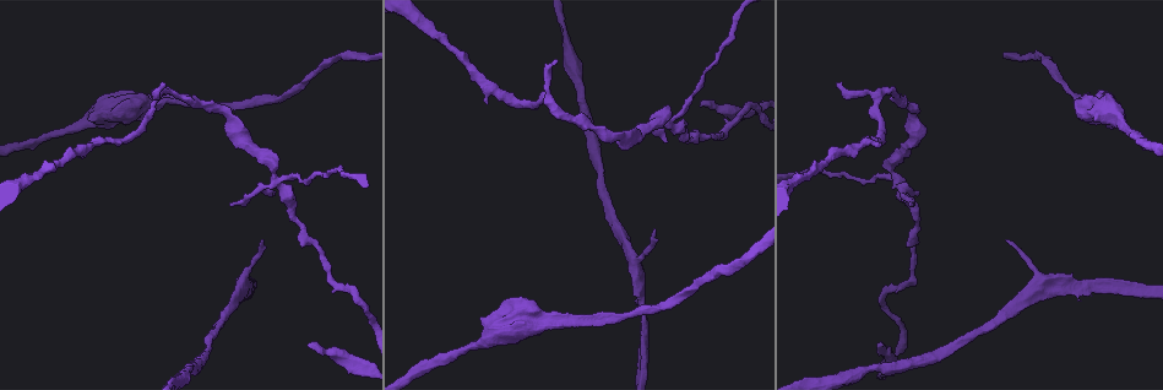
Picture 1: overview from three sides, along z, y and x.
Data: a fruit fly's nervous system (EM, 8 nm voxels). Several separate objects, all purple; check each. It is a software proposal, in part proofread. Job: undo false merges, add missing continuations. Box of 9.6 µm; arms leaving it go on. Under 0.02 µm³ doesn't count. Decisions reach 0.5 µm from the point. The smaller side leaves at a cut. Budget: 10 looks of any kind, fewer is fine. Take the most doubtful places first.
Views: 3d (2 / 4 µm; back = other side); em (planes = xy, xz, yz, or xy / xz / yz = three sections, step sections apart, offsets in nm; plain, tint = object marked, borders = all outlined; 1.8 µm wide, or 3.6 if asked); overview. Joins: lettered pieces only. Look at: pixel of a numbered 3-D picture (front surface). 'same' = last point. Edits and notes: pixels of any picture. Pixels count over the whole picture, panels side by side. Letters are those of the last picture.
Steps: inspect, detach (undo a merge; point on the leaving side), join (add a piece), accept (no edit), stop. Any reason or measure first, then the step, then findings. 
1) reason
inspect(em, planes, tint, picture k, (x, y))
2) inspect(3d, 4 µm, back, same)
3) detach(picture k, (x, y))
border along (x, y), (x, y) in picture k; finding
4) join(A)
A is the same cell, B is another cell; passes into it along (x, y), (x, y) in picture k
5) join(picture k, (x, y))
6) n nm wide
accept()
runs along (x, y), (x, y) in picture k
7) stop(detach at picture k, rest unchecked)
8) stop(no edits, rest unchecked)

inspect(em, planes, borders, picture 1, (881, 344))

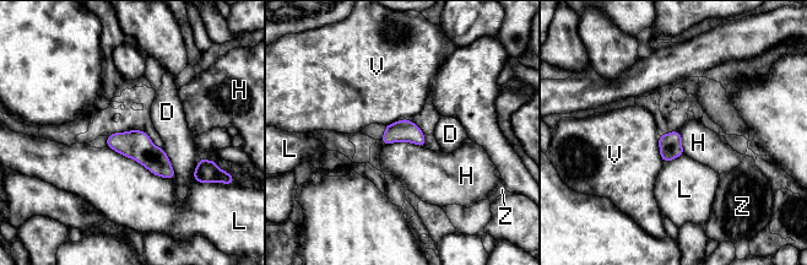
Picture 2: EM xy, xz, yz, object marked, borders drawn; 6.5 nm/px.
150 nm wide
accept()
D, H, L, V and Z are other cells; border along (385, 144), (413, 142), (424, 147) in picture 2; no lettered piece goes on from it

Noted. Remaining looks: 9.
branch point
inspect(3d, 4 µm, picture 1, (668, 122))

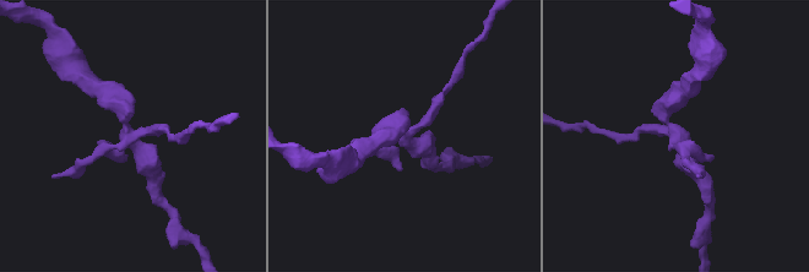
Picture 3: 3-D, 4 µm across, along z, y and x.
inspect(em, planes, borders, picture 3, (125, 130))

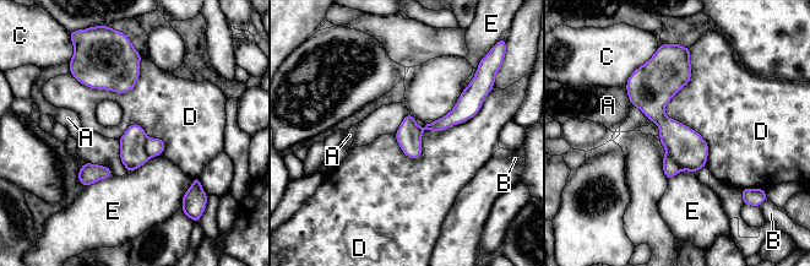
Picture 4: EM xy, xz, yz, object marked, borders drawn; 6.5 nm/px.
D touches over 750 nm
detach(picture 4, (153, 146))
A, B, C, D and E are other cells; two cells meet here

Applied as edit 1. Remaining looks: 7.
see it whole again
inspect(overview)

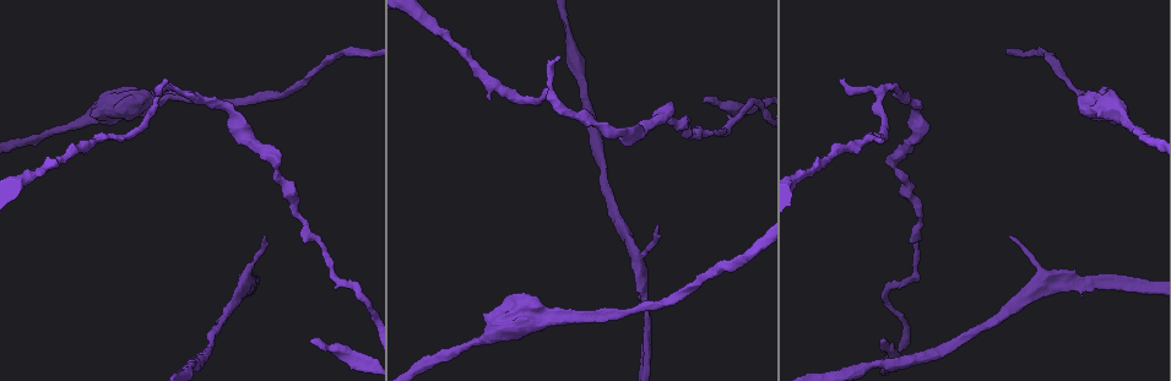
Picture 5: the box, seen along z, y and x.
branch point
inspect(em, 3.6 µm, planes, borders, picture 5, (532, 323))

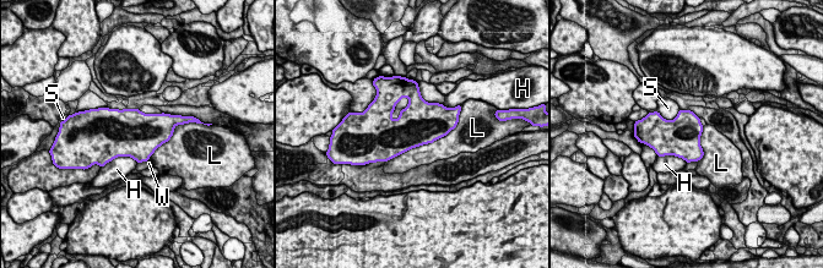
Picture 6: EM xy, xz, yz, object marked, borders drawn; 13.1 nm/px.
accept()
H, L, S and W are other cells; one cell here

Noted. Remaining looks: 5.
thin end
inspect(em, xy, step 8, borders, picture 5, (656, 224))

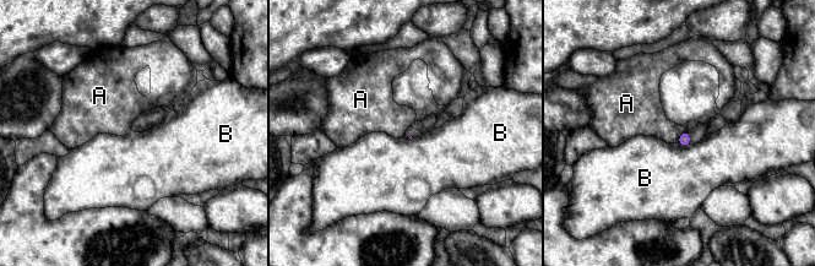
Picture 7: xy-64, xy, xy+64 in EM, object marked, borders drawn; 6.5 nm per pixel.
inspect(em, planes, borders, same)

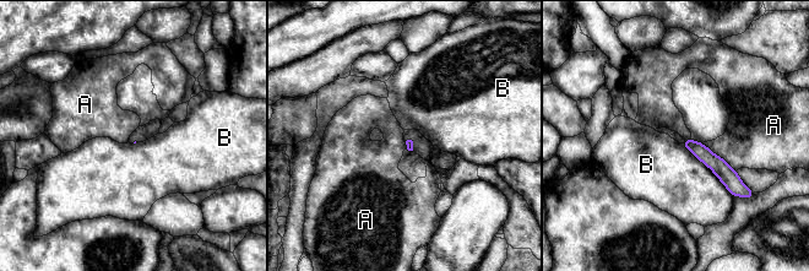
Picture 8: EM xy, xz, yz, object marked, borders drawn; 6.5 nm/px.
accept()
A and B are other cells; none of them fits

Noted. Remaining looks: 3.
stop(detach at picture 4, rest unchecked)

